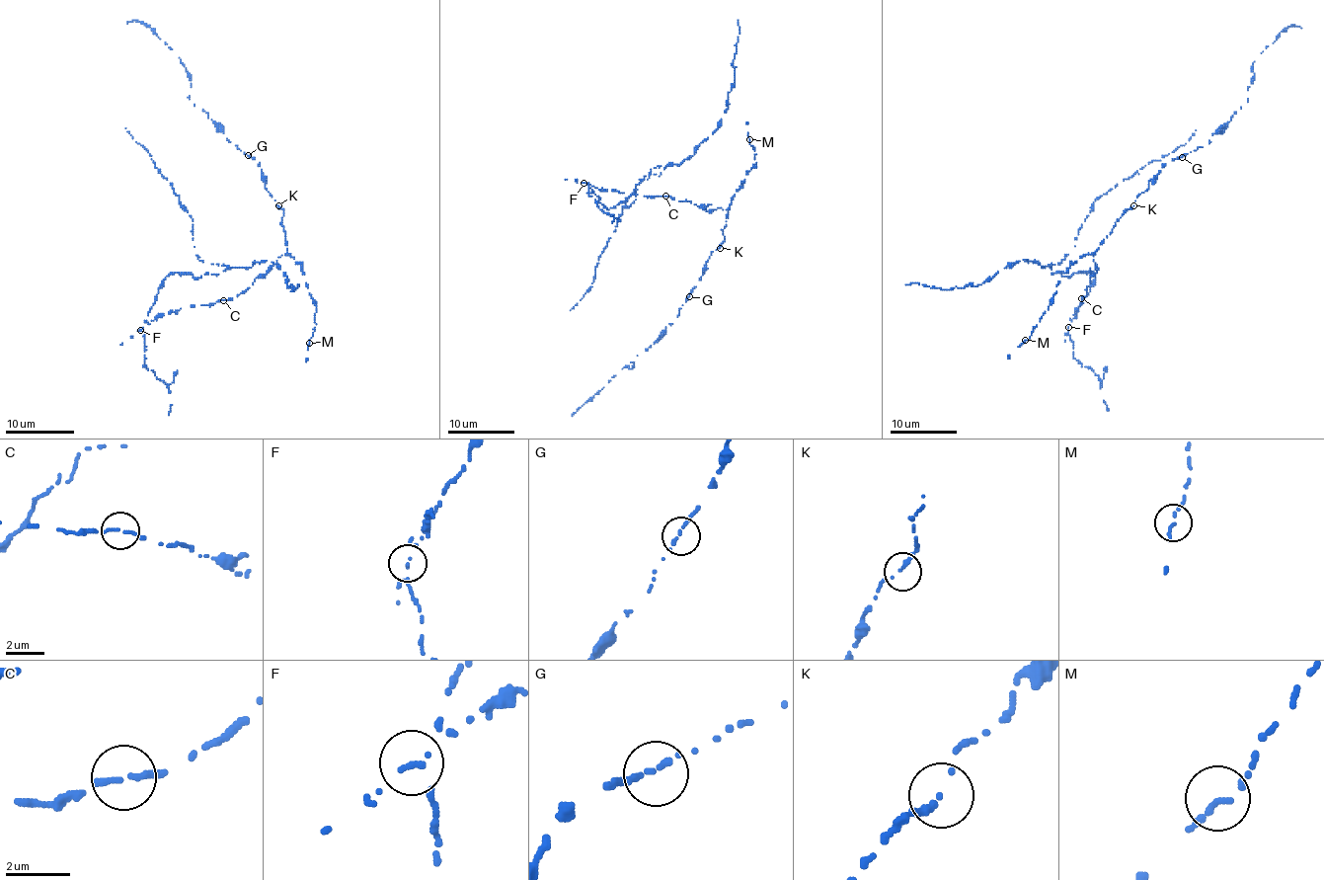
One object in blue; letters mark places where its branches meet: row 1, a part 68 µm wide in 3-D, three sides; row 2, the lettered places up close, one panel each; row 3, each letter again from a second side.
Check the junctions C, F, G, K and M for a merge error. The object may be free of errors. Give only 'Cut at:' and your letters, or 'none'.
Cut at: F

